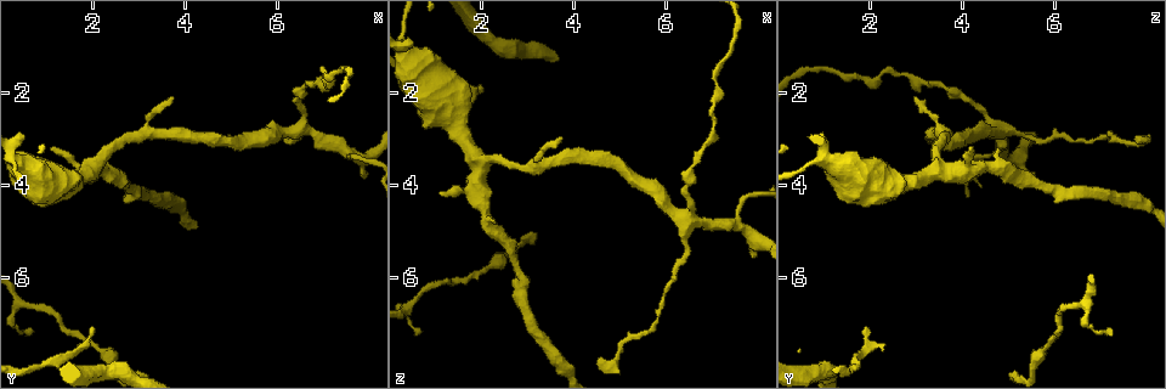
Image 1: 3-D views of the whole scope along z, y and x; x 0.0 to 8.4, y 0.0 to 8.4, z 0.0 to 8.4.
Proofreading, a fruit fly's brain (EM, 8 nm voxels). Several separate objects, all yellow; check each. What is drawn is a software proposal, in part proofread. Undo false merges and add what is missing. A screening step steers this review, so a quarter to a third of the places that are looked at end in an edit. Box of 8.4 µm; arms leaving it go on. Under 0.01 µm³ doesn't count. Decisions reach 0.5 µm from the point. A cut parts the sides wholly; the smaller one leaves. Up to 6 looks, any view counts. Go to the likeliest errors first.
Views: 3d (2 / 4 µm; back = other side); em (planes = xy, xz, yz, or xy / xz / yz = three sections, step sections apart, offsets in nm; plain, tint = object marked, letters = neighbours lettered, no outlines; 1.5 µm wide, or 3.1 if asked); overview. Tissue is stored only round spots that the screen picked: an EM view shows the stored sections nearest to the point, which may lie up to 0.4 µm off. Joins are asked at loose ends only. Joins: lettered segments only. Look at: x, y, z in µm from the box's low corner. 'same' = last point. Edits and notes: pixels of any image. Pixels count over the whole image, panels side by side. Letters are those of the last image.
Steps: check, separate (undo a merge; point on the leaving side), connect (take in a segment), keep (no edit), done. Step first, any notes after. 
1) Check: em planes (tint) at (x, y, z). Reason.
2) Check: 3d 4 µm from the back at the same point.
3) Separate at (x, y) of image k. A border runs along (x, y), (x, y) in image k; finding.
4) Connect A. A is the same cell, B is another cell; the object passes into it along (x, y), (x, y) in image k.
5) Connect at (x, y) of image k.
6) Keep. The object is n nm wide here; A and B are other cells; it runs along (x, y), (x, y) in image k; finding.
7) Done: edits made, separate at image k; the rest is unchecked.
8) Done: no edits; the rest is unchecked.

Check: 3d 4 µm at (0.55, 7.10, 7.10). Tapers out.

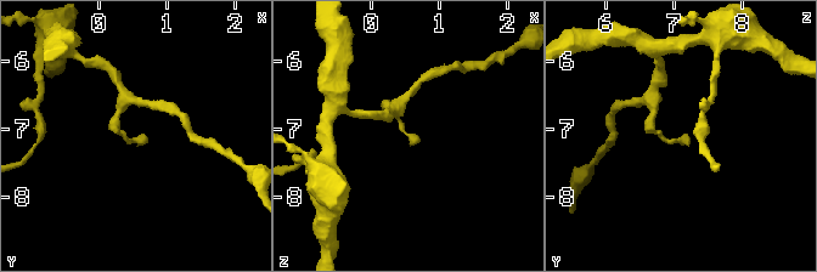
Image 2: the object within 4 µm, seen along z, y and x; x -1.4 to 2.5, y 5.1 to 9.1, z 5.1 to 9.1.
Check: em planes (letters) at (0.60, 7.10, 7.20).

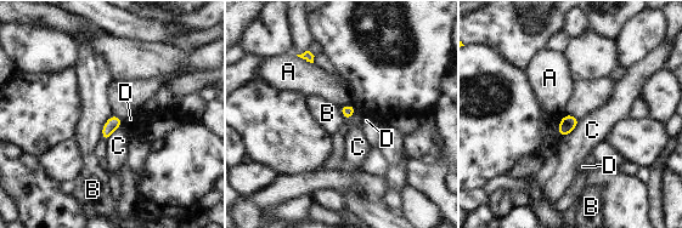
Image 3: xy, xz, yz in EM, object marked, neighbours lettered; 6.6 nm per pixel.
Keep. A, B, C and D are other cells; a border runs along (113, 113), (102, 126), (101, 138) in image 3; none of them fits.

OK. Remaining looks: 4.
Check: 3d 2 µm at (4.60, 3.00, 7.75). Tapers out.

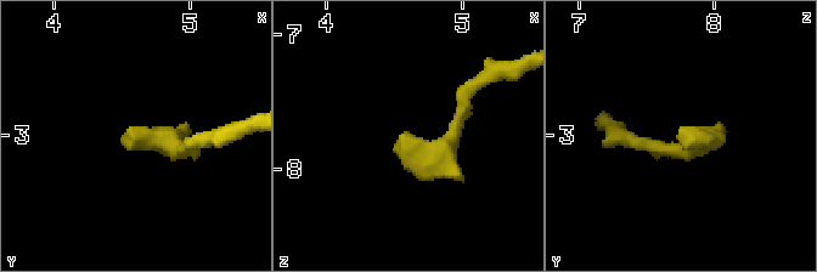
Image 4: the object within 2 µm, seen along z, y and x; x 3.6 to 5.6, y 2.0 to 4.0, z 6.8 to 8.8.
Check: em xz step 4 (letters) at (4.52, 2.94, 7.74).

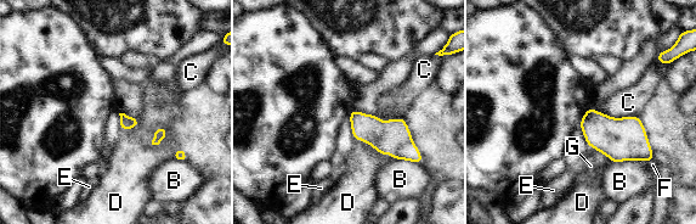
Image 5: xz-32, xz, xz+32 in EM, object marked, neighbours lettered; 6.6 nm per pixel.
Check: em planes (letters) at the same point. Another direction.

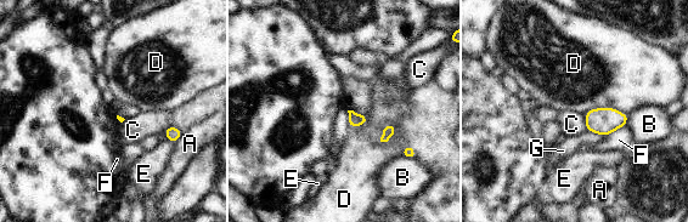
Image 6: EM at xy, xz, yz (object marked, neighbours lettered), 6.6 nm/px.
Keep. A, B, C, D, E, F and G are other cells; a border runs along (394, 124), (395, 132), (381, 142) in image 6; none of them fits.

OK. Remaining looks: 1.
Done: no edits; the rest is unchecked.

